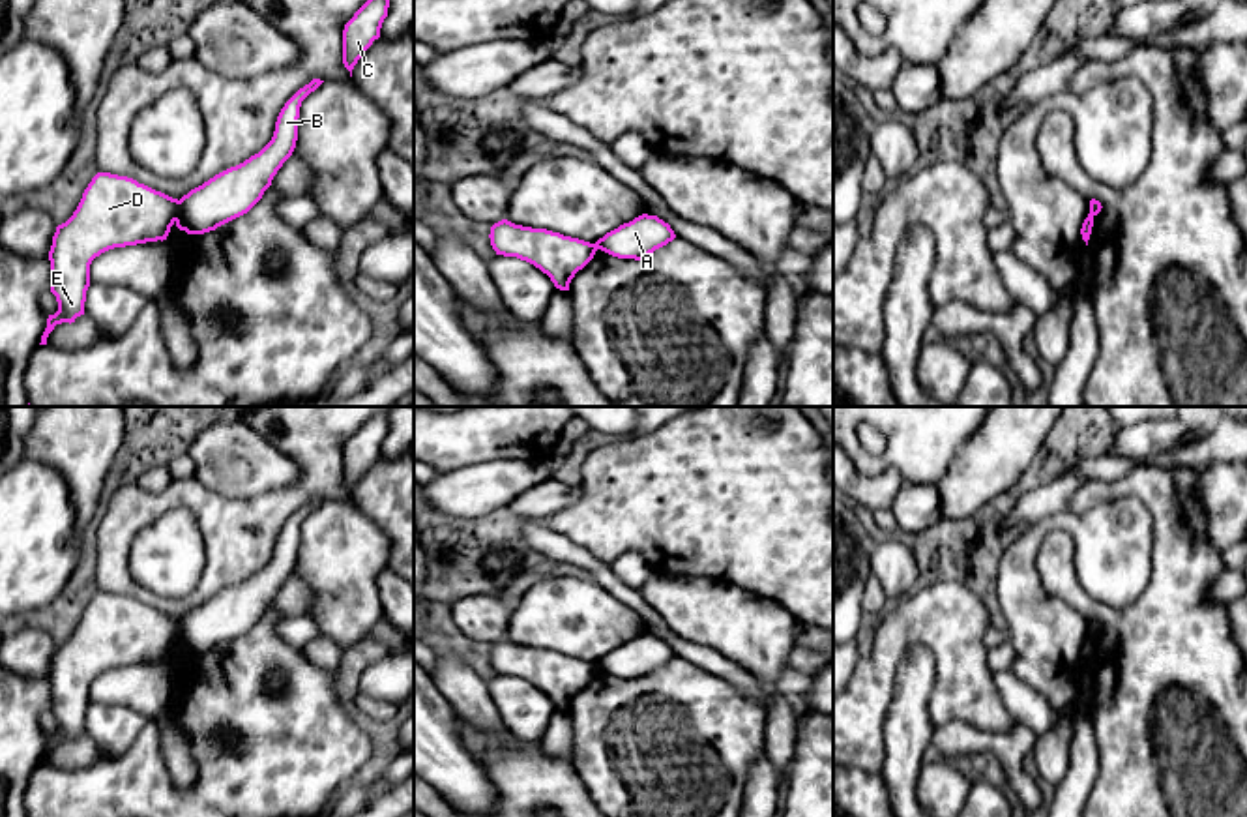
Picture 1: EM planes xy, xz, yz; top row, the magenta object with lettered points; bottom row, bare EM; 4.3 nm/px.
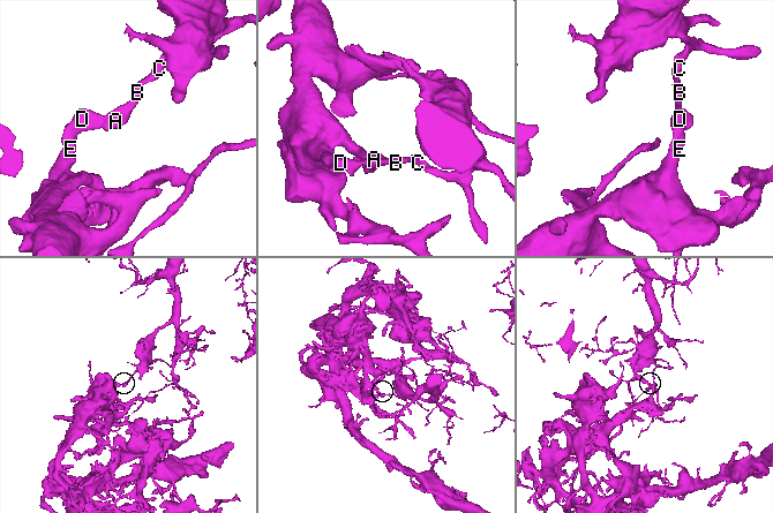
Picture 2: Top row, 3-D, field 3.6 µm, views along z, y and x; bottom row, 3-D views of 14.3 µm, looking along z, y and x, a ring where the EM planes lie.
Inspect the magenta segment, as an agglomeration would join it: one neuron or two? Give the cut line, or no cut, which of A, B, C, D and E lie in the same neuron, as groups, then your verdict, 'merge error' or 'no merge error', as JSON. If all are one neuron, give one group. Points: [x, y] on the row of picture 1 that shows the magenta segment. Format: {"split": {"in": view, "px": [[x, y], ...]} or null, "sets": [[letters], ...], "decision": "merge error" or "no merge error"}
{"split": {"in": "xy", "px": [[178, 201], [175, 220]]}, "sets": [["A", "B", "C"], ["D", "E"]], "decision": "merge error"}

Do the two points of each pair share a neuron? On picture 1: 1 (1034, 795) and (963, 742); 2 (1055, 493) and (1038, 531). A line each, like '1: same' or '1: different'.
1: same
2: different

